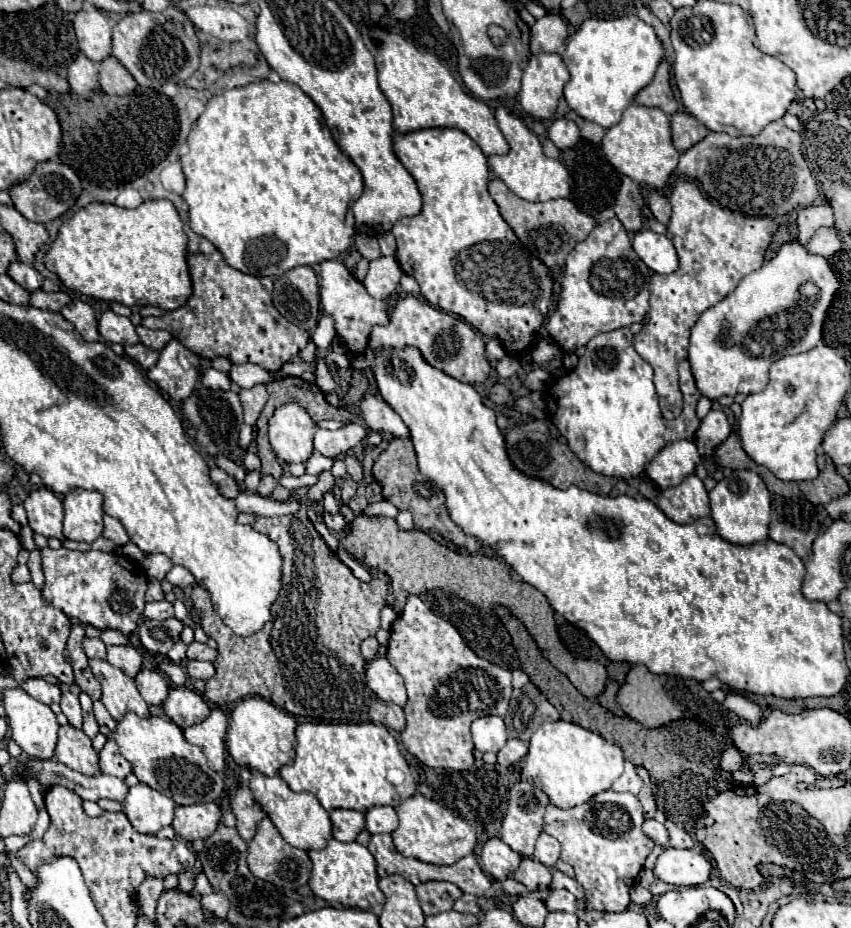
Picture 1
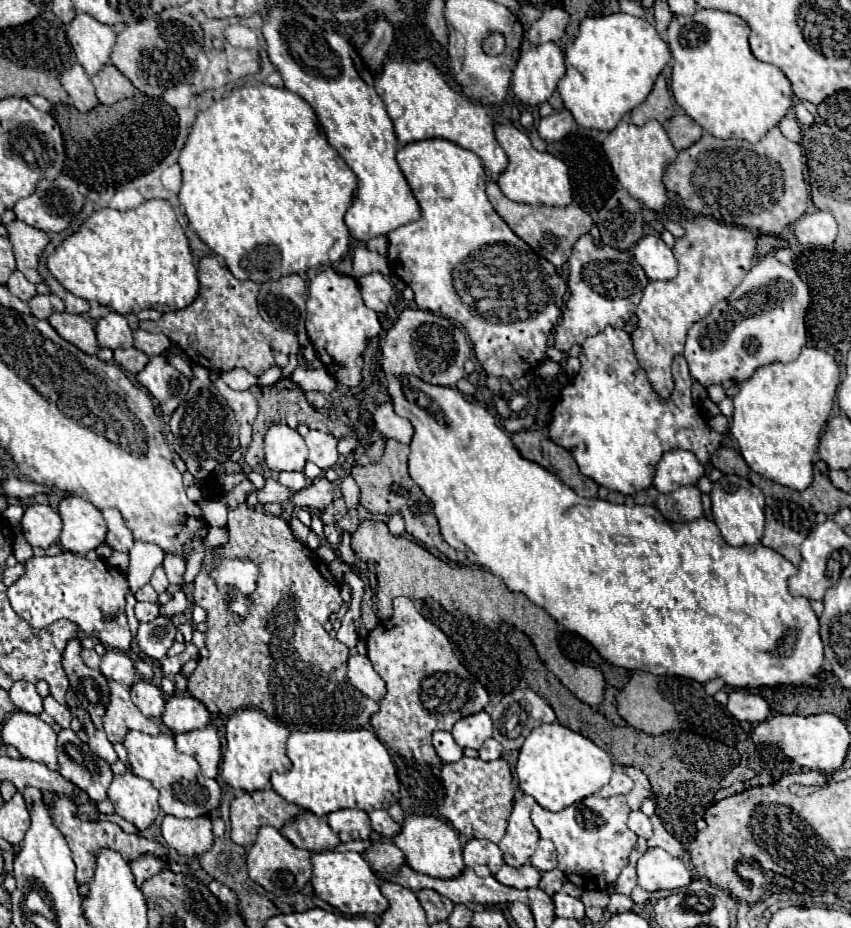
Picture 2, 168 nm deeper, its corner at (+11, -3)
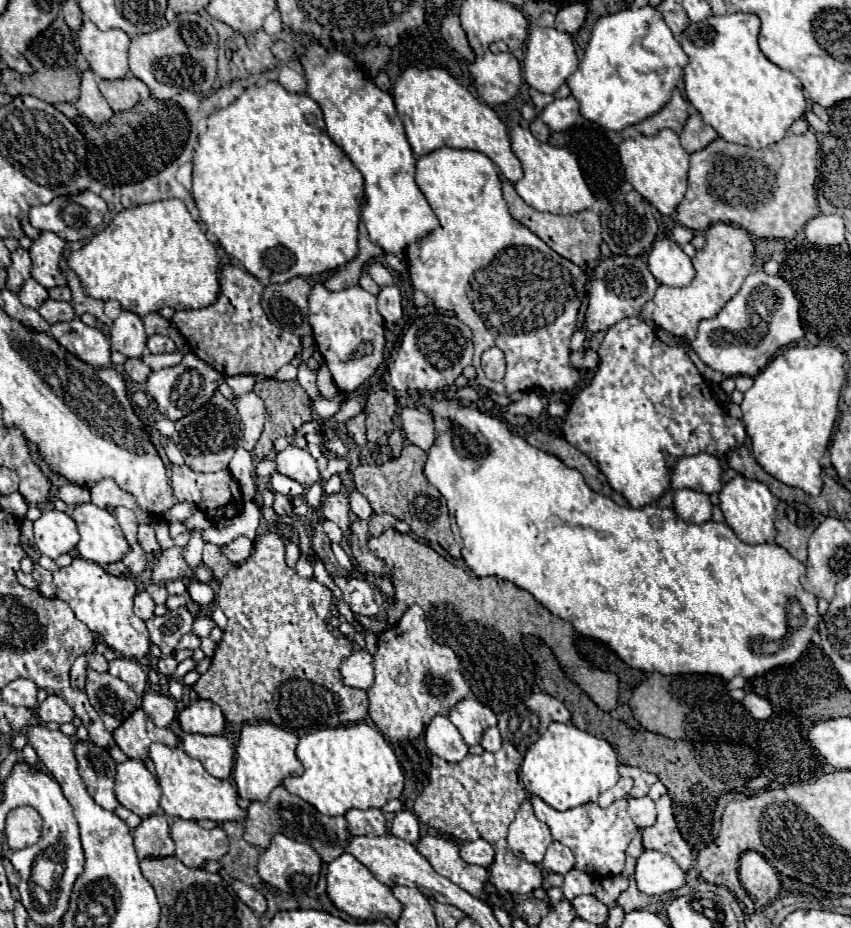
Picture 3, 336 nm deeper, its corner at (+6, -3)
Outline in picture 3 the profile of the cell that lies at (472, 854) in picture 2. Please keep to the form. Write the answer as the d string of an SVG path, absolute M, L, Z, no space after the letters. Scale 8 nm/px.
M476 839L476 841L468 841L468 843L460 845L460 857L466 863L480 865L480 867L488 869L492 865L492 859L494 859L494 849L488 841Z

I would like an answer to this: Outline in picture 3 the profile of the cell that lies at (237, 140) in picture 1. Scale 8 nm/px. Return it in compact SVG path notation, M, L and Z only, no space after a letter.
M268 81L266 85L260 87L248 87L234 103L230 103L224 109L218 109L208 117L208 131L200 135L196 153L194 153L194 181L192 181L192 197L200 209L200 219L208 227L210 233L216 235L220 245L228 255L232 255L236 261L240 261L248 273L258 277L260 281L272 283L274 275L282 275L282 283L286 283L292 277L310 277L310 275L320 275L324 271L338 269L352 261L358 253L358 221L360 221L360 205L364 199L364 179L362 173L354 167L350 157L328 137L326 127L324 127L324 117L322 109L318 103L300 93L290 93L286 91L280 83Z

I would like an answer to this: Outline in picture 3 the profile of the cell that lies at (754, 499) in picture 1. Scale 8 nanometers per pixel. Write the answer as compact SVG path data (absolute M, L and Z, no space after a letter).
M742 475L734 477L720 491L720 509L726 517L726 523L744 543L770 543L776 537L774 517L776 517L778 499L770 493L770 489L754 479L746 479Z

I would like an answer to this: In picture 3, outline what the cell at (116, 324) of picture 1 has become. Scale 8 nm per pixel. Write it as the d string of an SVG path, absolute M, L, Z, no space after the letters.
M122 311L110 329L112 351L120 351L126 357L142 357L146 351L148 335L142 319L132 311Z

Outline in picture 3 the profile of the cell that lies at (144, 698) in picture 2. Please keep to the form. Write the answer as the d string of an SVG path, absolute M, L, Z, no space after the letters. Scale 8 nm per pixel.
M154 691L142 697L142 709L156 727L168 727L176 719L176 703L170 697L164 697Z

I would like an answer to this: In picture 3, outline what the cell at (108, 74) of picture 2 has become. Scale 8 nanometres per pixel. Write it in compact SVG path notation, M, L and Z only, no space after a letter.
M136 77L116 79L116 81L98 81L100 93L106 97L108 105L118 113L132 109L138 101L150 97L150 89Z

